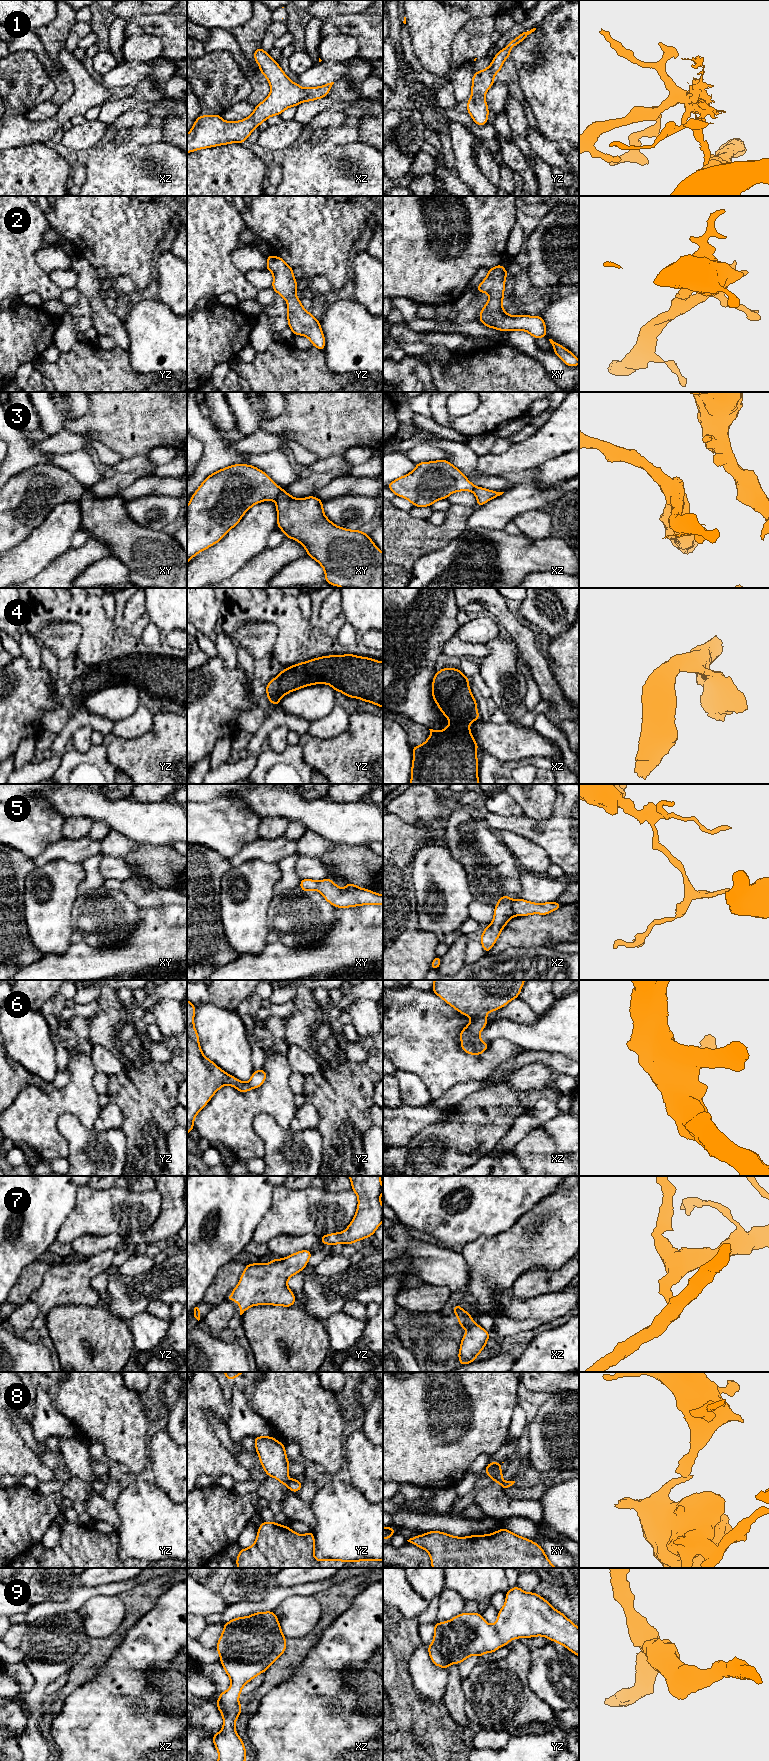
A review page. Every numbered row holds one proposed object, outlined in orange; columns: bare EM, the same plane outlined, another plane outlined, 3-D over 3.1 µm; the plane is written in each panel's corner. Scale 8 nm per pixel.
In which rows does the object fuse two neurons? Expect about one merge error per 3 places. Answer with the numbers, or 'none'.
1, 3, 5, 8

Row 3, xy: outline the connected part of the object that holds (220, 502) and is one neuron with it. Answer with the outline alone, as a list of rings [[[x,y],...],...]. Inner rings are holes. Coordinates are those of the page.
[[[235,464],[209,475],[192,495],[187,506],[187,564],[199,552],[217,544],[252,506],[266,500],[276,501],[281,490],[265,472],[249,464]]]

